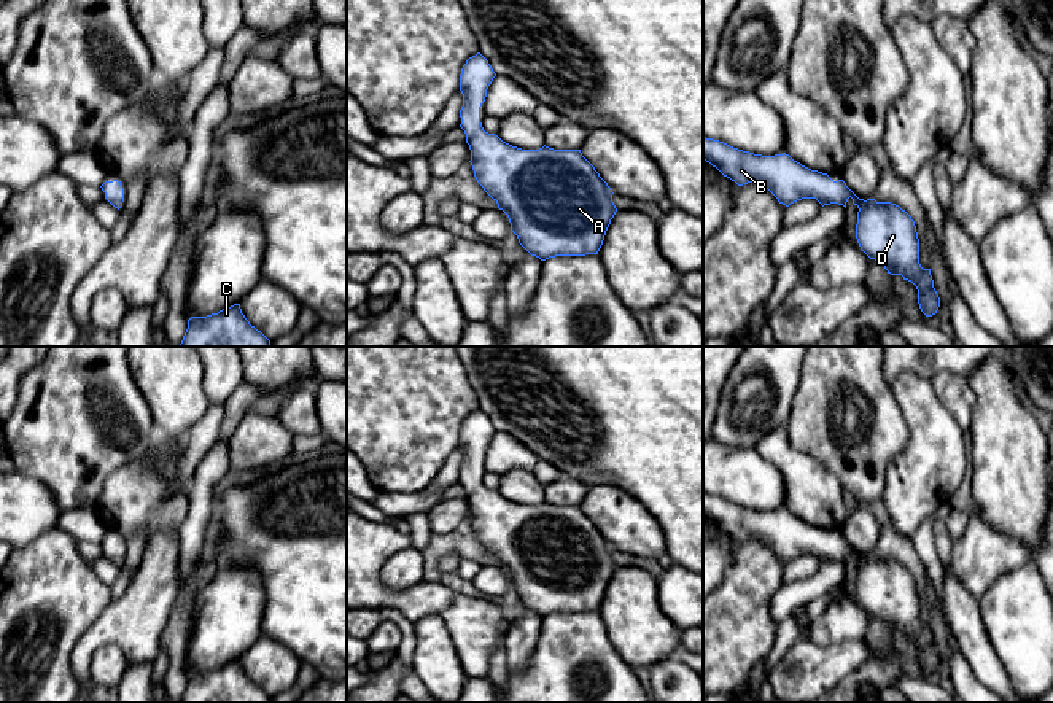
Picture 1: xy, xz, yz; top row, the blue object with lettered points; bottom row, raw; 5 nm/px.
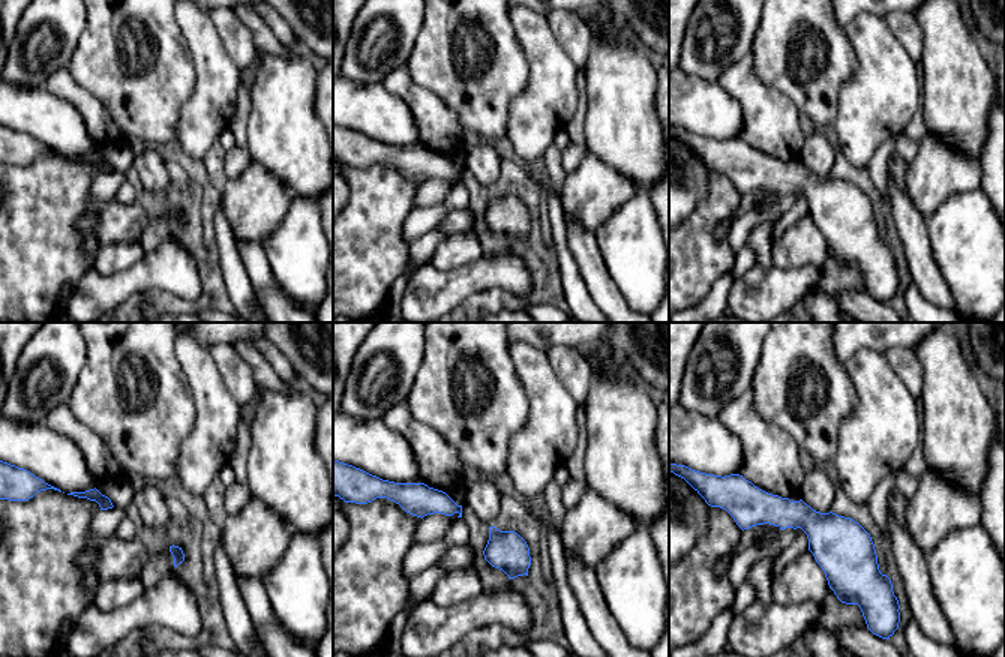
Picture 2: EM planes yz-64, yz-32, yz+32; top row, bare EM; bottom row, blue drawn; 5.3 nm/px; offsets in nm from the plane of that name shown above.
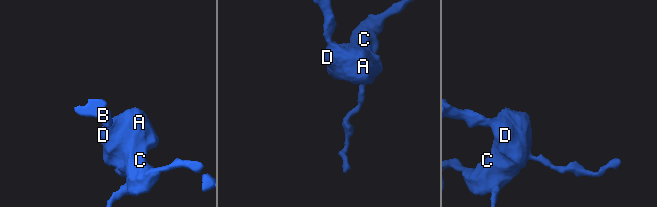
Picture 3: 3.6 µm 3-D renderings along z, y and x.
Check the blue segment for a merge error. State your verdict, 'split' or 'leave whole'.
leave whole

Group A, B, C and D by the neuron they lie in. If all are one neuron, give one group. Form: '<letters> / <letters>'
A B C D

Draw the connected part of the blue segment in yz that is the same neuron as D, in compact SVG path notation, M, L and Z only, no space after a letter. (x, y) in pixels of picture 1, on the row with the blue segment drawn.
M703 137L703 159L716 167L724 177L735 181L738 186L757 183L767 188L779 204L789 207L802 199L816 199L822 207L838 204L846 208L851 197L859 208L856 239L861 250L870 258L884 266L888 274L902 275L918 289L918 304L926 317L937 313L940 297L934 288L931 269L923 269L919 264L919 239L915 221L899 205L891 202L876 202L875 199L859 199L843 180L833 181L827 173L811 170L794 161L789 154L762 156L733 148L724 142Z

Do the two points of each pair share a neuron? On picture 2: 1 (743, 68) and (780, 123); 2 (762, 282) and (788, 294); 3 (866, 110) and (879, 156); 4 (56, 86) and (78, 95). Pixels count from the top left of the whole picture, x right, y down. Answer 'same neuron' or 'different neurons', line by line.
1: same neuron
2: same neuron
3: different neurons
4: same neuron

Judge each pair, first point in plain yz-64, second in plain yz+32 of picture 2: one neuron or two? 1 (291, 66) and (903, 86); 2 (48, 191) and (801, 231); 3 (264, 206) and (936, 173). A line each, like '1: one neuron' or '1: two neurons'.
1: two neurons
2: two neurons
3: one neuron

